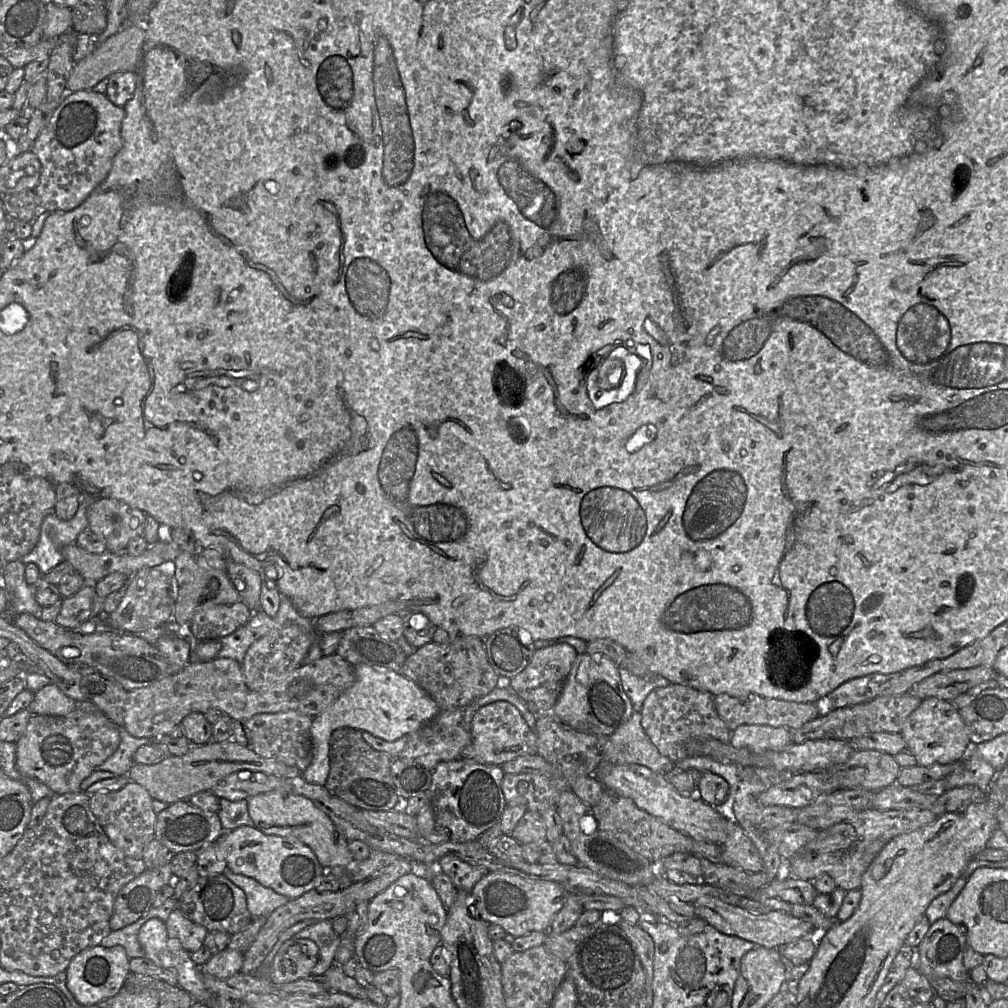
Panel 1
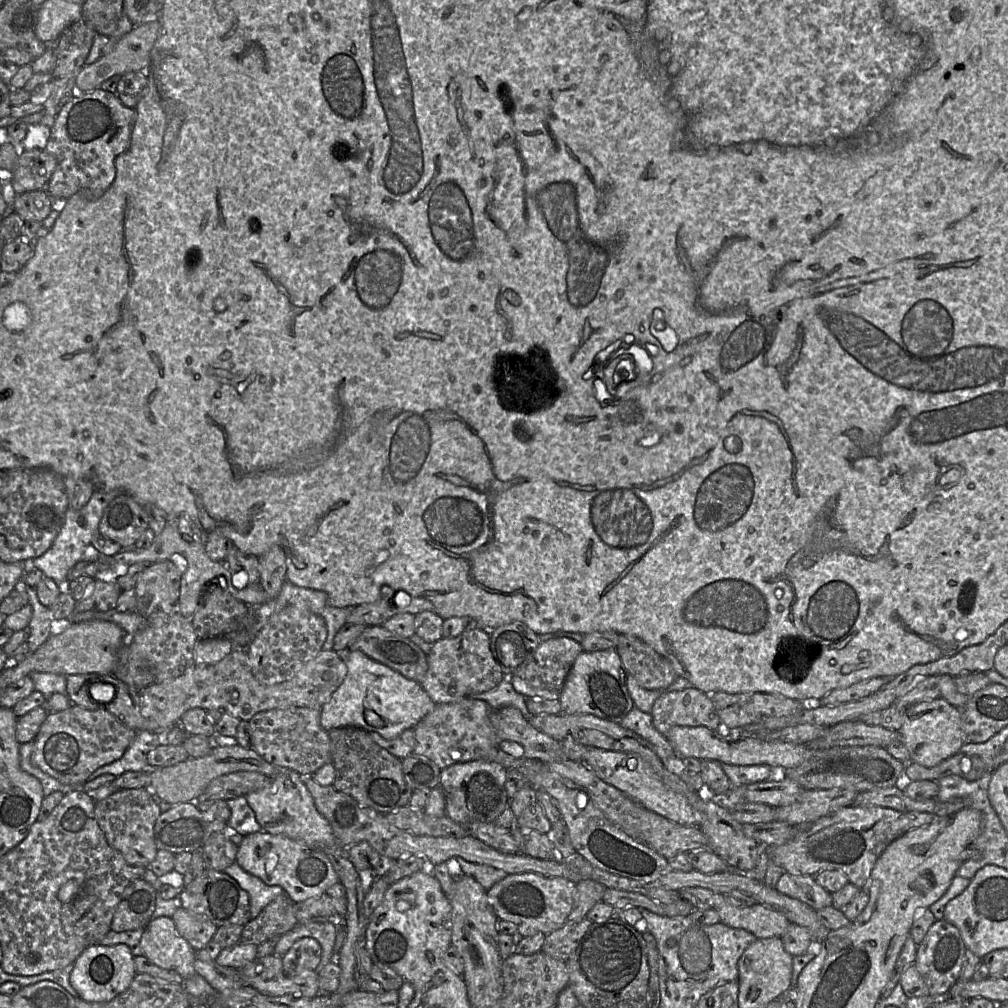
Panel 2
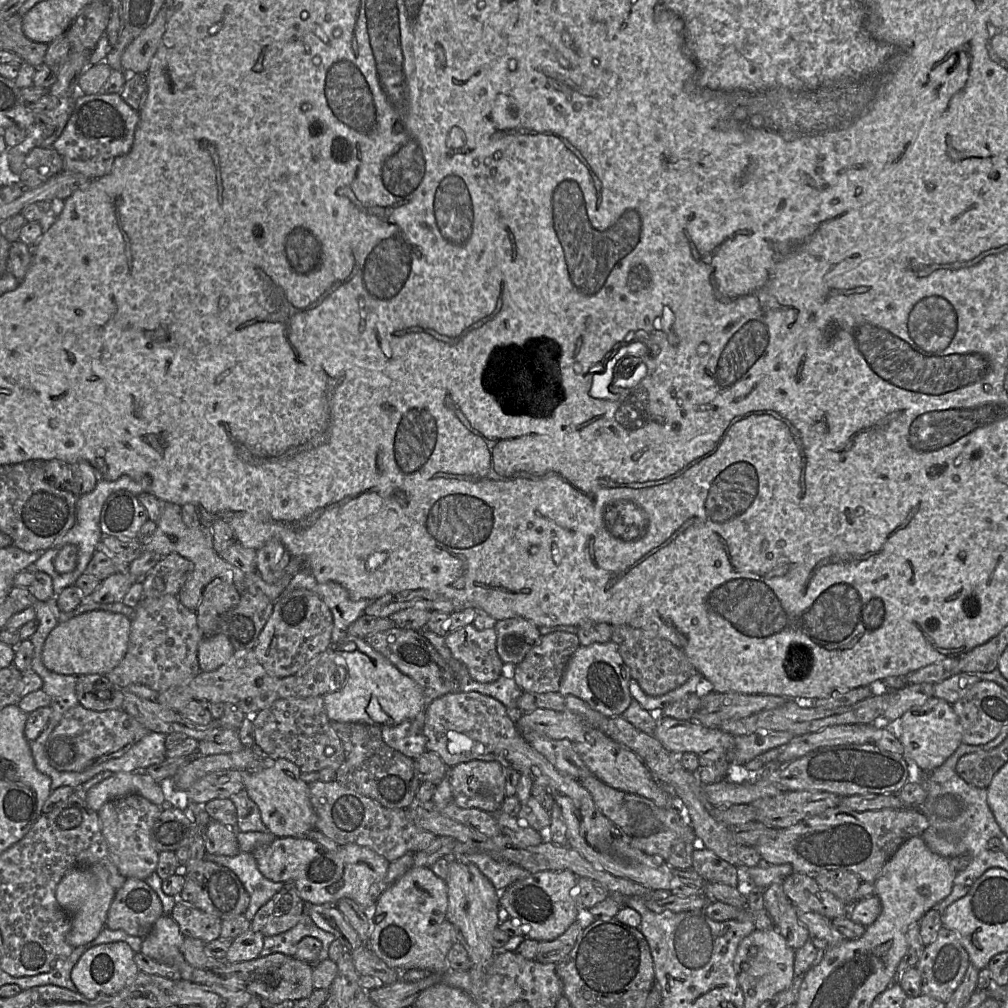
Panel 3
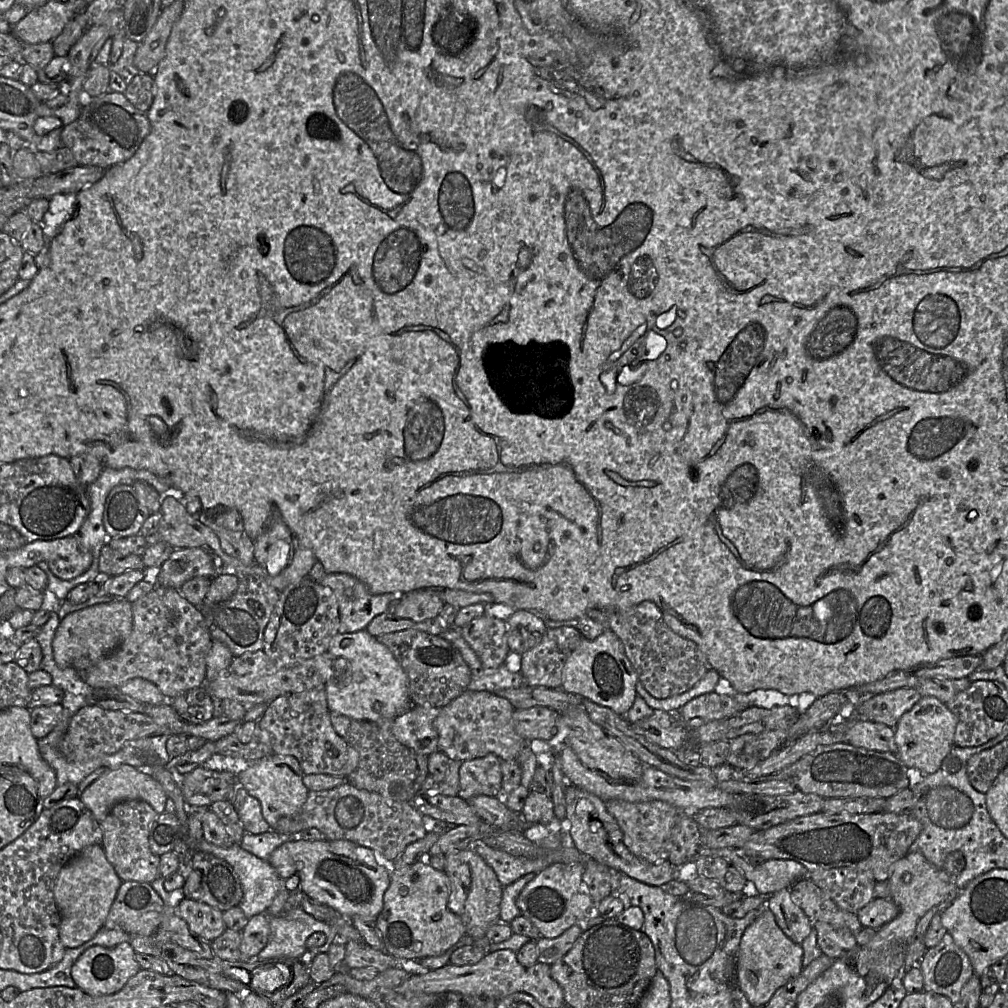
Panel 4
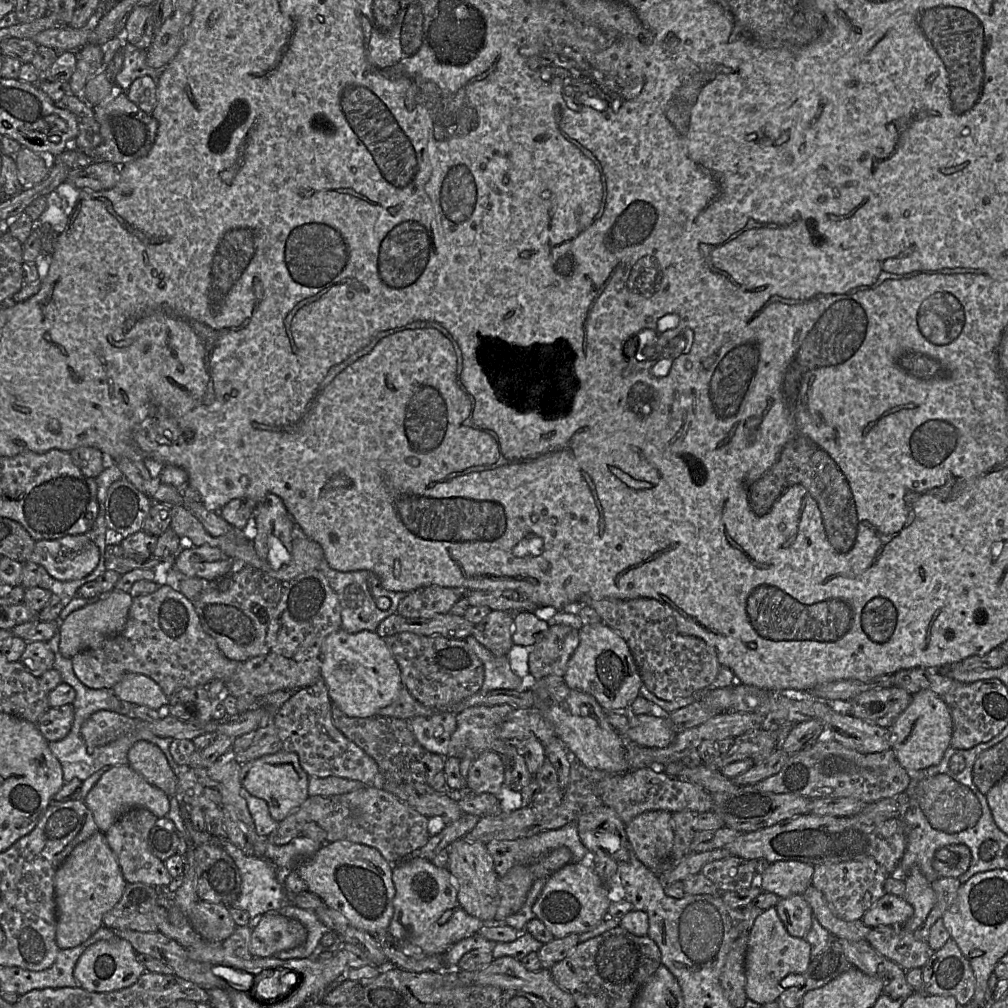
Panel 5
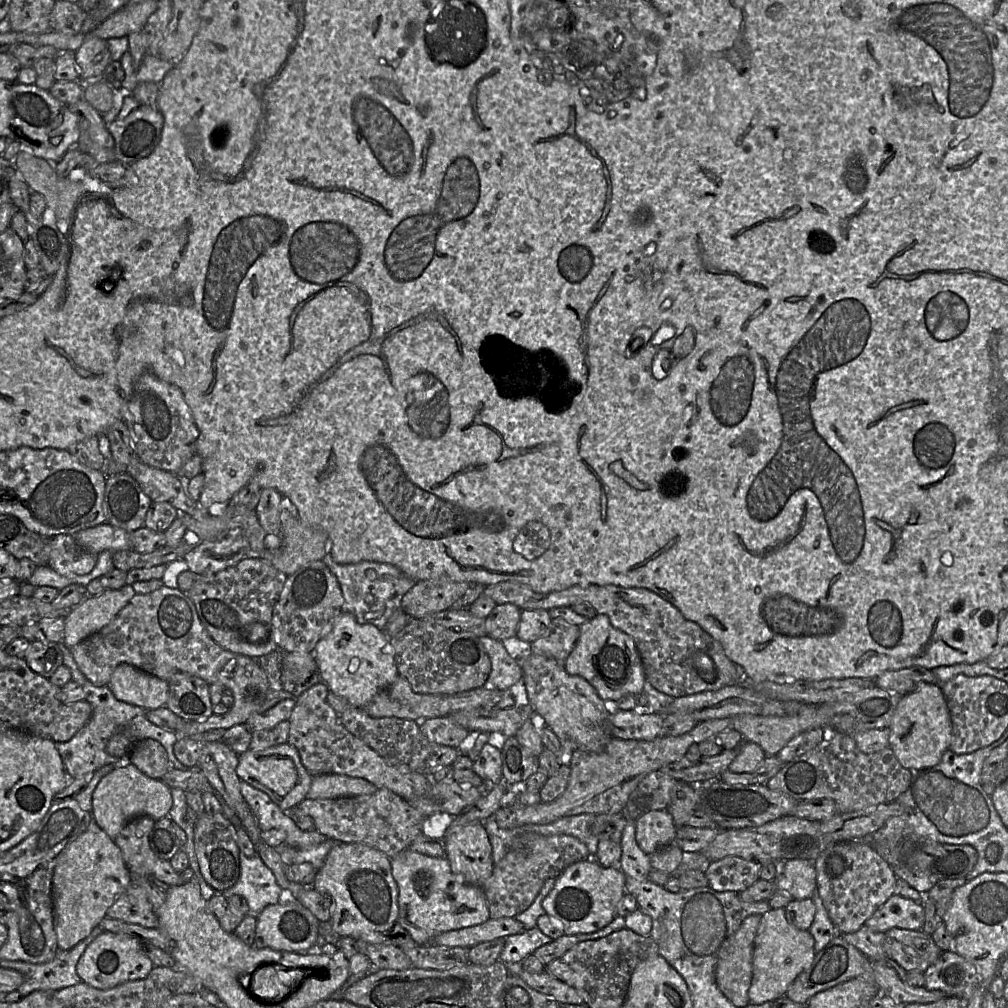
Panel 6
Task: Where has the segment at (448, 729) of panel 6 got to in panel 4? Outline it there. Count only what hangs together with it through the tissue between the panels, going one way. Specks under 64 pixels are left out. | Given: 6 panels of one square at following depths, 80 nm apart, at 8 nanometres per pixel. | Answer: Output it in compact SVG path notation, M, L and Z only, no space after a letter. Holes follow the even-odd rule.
M412 706L400 713L392 726L395 738L417 754L429 756L438 751L438 733L434 721L440 708Z

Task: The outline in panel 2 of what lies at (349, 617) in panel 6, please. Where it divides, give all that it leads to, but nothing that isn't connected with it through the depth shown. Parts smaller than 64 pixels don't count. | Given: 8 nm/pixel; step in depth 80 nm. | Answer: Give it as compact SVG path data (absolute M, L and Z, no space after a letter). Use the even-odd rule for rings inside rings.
M346 648L339 653L343 655L348 672L341 686L321 707L320 723L327 732L340 726L356 726L368 732L375 731L383 738L391 740L404 730L414 728L436 706L419 682L406 678L400 672L371 659L359 650Z

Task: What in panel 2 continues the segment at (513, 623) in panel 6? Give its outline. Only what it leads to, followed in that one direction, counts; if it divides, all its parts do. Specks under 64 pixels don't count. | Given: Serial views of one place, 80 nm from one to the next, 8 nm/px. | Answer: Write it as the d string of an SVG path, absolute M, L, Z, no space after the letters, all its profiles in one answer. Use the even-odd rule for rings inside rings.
M469 625L454 638L440 638L427 652L428 668L421 686L435 704L459 701L471 695L489 691L504 678L490 647L490 631Z

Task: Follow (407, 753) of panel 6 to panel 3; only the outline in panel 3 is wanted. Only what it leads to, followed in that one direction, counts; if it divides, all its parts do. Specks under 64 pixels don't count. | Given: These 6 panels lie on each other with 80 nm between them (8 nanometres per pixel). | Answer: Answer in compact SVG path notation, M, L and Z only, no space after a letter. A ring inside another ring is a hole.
M330 721L330 726L341 740L345 754L344 762L336 771L337 782L389 809L408 809L416 803L416 793L422 782L414 759L389 747L383 741L381 728L336 721Z

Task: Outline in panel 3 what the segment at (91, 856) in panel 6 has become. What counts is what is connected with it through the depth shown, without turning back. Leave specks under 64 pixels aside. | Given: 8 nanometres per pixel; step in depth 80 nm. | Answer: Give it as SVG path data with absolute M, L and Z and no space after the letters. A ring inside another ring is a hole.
M89 868L70 869L56 887L55 896L59 905L71 916L71 928L66 940L76 948L94 940L105 927L108 911L116 890L107 880L100 880Z

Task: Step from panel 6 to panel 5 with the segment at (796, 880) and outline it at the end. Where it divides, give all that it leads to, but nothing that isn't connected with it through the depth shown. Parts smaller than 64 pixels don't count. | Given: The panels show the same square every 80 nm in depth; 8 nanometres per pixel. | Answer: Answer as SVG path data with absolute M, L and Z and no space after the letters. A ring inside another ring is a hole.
M778 861L759 875L763 892L774 893L780 898L802 895L811 885L814 866L799 861Z

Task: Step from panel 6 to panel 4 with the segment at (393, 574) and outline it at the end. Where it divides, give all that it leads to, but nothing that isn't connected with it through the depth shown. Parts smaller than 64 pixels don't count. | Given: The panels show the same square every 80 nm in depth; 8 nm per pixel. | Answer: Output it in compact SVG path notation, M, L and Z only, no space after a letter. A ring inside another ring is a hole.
M318 561L312 567L308 576L317 583L332 590L339 610L338 634L353 633L366 629L374 617L387 612L390 607L393 607L396 598L403 595L391 593L373 595L369 592L366 585L357 578L345 573L328 574L325 572L323 565Z

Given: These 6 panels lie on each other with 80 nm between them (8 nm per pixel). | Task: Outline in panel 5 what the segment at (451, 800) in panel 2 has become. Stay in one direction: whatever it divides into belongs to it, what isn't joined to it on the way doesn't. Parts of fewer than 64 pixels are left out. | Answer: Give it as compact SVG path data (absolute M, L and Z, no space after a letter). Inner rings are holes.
M492 750L482 752L471 762L465 779L468 790L495 795L503 784L500 755Z

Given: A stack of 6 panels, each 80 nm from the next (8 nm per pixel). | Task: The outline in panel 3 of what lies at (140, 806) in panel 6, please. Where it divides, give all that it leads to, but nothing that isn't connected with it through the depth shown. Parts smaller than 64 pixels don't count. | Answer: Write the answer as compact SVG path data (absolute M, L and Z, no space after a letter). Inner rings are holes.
M141 772L113 773L89 789L85 800L92 810L98 812L108 801L130 794L140 795L158 806L165 800L160 783Z

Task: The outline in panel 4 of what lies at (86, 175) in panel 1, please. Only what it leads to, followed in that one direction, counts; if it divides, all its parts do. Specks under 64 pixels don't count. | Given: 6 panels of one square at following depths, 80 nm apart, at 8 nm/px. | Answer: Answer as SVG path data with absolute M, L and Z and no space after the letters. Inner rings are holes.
M109 91L92 99L84 99L79 117L63 129L61 143L71 150L79 165L106 170L129 160L150 130L145 113L136 109L123 93Z

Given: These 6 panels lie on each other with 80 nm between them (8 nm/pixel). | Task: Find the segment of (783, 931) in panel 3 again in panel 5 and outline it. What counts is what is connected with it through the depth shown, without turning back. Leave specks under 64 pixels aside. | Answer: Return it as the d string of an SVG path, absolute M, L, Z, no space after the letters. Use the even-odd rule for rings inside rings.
M802 895L781 898L775 906L787 932L797 938L805 938L812 927L813 911Z

